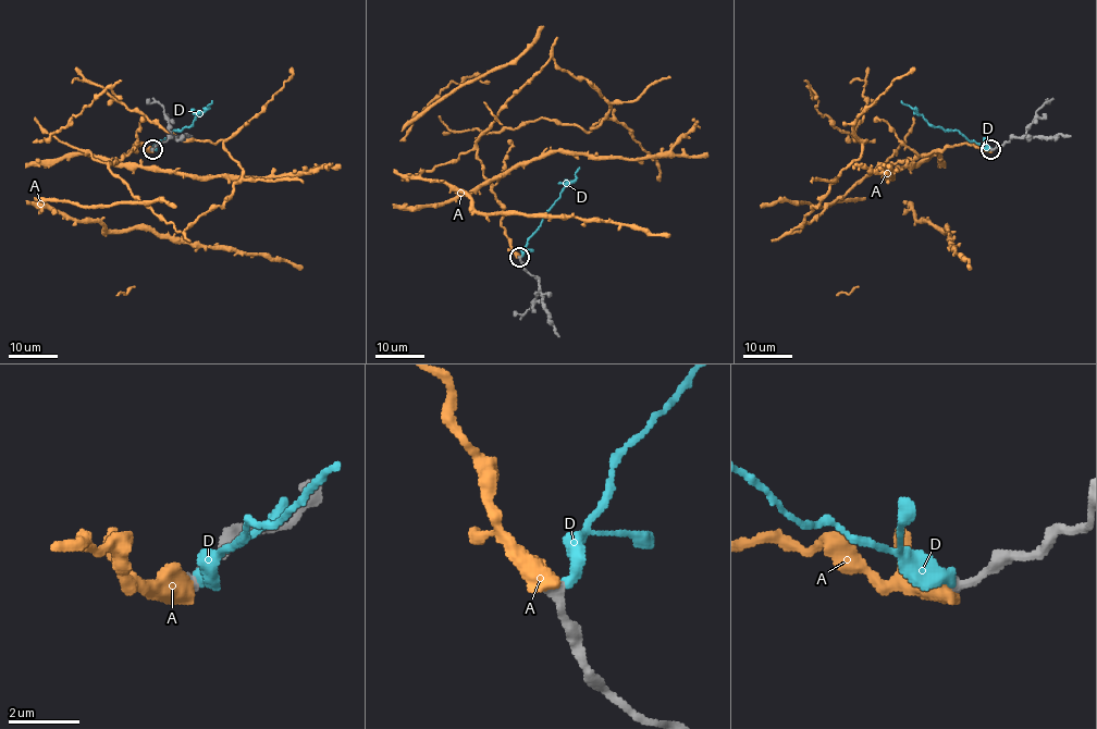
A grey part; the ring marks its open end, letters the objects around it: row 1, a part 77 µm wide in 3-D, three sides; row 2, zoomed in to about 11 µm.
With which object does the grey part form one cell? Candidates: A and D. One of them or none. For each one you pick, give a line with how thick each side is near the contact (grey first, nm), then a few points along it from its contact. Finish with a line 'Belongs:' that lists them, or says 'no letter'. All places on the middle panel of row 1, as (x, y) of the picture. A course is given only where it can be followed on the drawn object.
A: calibres 360 and 600 nm
Belongs: A

